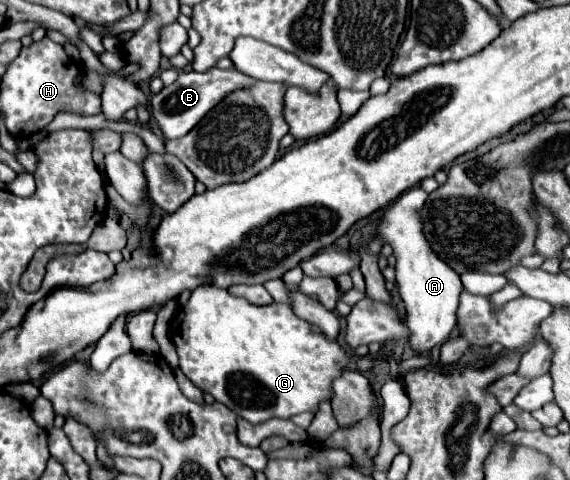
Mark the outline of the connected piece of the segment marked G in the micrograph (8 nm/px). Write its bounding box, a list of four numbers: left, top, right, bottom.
[171,284,347,424]

